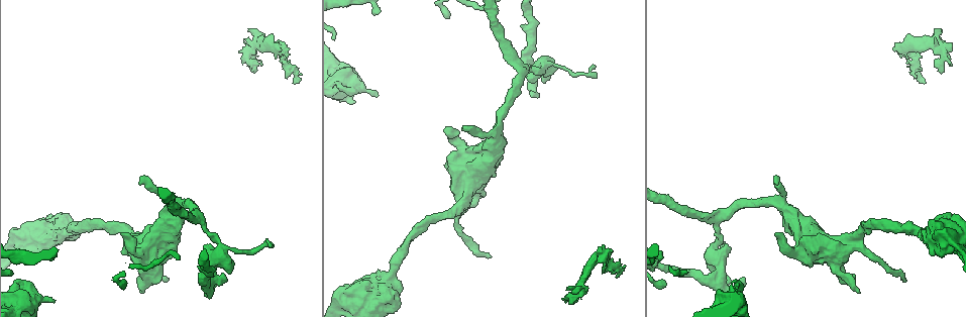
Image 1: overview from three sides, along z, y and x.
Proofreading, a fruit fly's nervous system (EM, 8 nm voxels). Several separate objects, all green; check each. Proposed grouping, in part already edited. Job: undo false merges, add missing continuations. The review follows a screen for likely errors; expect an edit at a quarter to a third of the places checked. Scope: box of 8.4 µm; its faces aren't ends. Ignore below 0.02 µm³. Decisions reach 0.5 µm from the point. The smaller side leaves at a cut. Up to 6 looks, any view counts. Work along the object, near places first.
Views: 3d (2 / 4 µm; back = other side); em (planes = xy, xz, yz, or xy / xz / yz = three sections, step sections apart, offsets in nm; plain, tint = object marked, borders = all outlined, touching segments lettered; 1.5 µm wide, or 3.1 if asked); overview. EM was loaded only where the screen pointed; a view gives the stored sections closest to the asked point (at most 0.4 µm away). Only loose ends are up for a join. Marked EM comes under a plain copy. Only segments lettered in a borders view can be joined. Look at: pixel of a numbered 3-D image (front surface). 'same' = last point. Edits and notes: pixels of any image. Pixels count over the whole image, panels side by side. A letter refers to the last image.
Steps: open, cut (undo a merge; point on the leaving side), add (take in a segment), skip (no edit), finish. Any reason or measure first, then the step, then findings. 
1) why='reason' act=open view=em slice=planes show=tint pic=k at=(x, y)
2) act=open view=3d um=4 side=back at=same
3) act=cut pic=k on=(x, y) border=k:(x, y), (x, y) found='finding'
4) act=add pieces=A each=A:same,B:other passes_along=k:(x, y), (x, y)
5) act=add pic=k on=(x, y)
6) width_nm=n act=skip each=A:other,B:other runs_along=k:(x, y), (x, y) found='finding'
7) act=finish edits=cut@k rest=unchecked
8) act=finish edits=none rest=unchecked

why='abrupt turn' act=open view=em slice=planes show=borders pic=1 at=(573, 296)

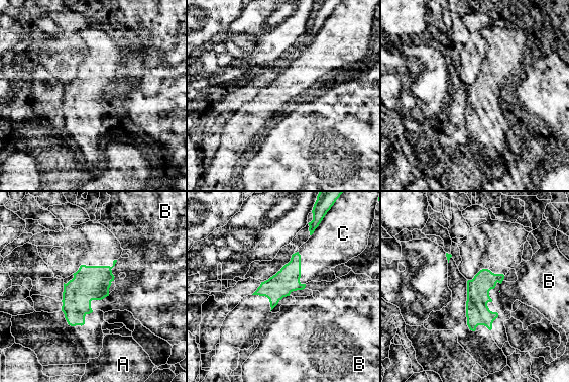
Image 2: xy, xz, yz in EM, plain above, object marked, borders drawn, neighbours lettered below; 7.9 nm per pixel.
width_nm=190 act=skip each=A:other,B:other,C:other border=2:(109, 294), (93, 299), (91, 309) found='all the same neuron'

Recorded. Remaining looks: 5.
why='sharp bend' act=open view=em slice=yz step=4 show=borders pic=1 at=(205, 281)

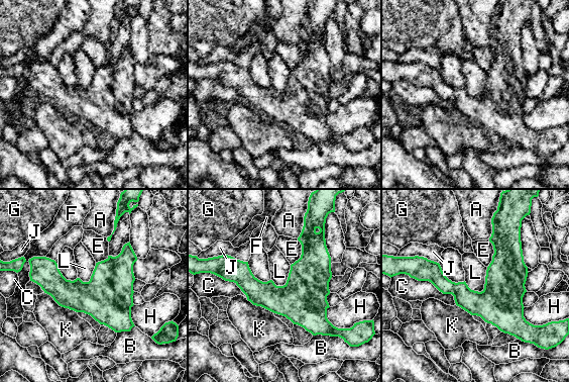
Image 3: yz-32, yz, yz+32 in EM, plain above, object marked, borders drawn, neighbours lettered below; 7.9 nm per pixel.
act=skip each=A:other,B:other,C:other,E:other,F:other,G:other,H:other,J:other,K:other,L:other border=3:(487, 267), (484, 287), (471, 290) found='all the same neuron'

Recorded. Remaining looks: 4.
why='sudden change in width' act=open view=em slice=yz step=4 show=borders pic=1 at=(380, 283)

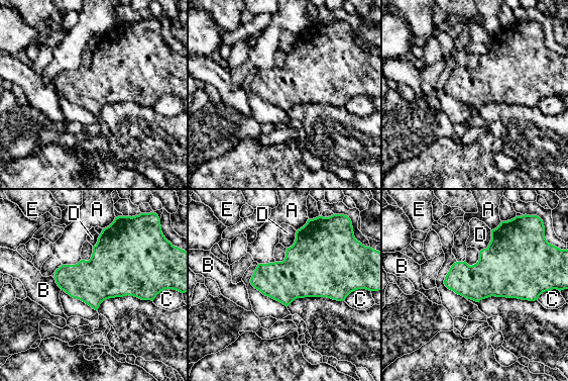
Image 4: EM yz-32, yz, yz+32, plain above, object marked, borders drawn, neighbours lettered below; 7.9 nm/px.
act=skip each=A:other,B:other,C:other,D:other,E:other border=4:(53, 278), (54, 282), (62, 289) found='all the same neuron'

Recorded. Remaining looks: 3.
act=finish edits=none rest=unchecked

